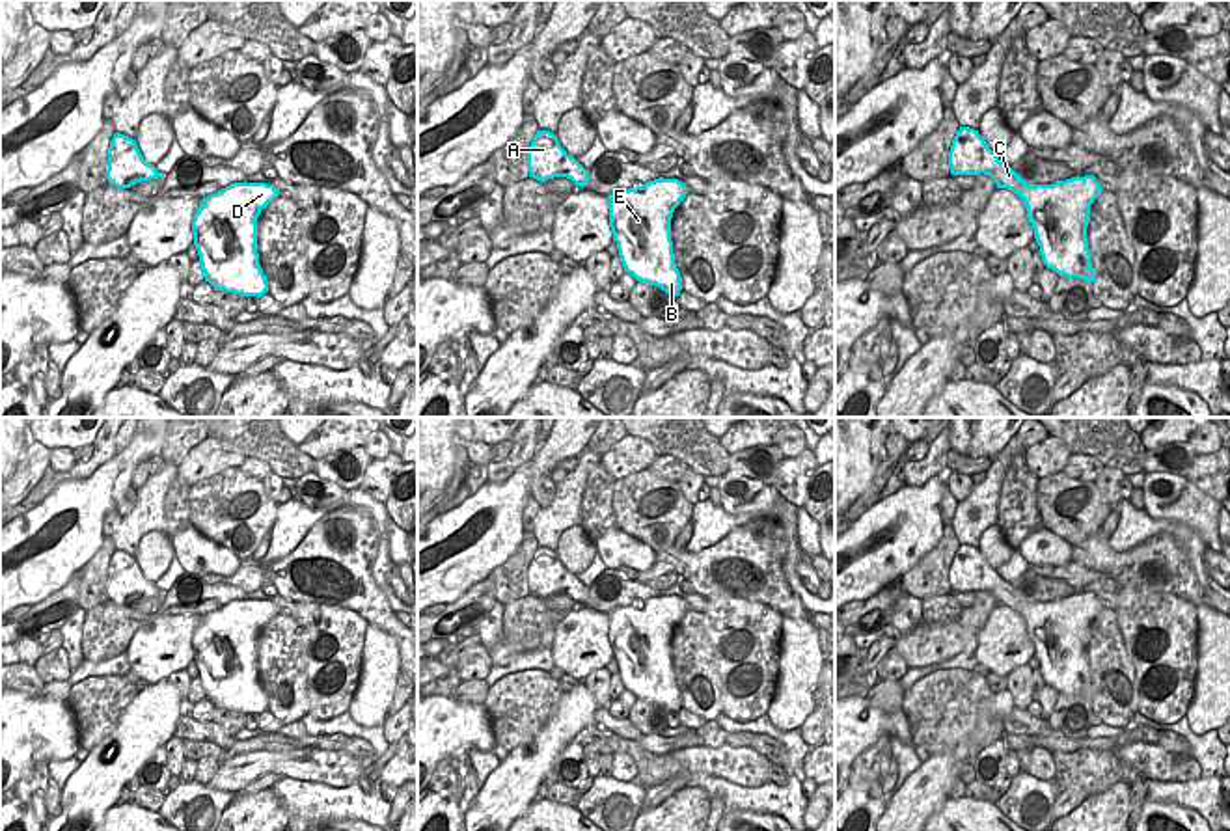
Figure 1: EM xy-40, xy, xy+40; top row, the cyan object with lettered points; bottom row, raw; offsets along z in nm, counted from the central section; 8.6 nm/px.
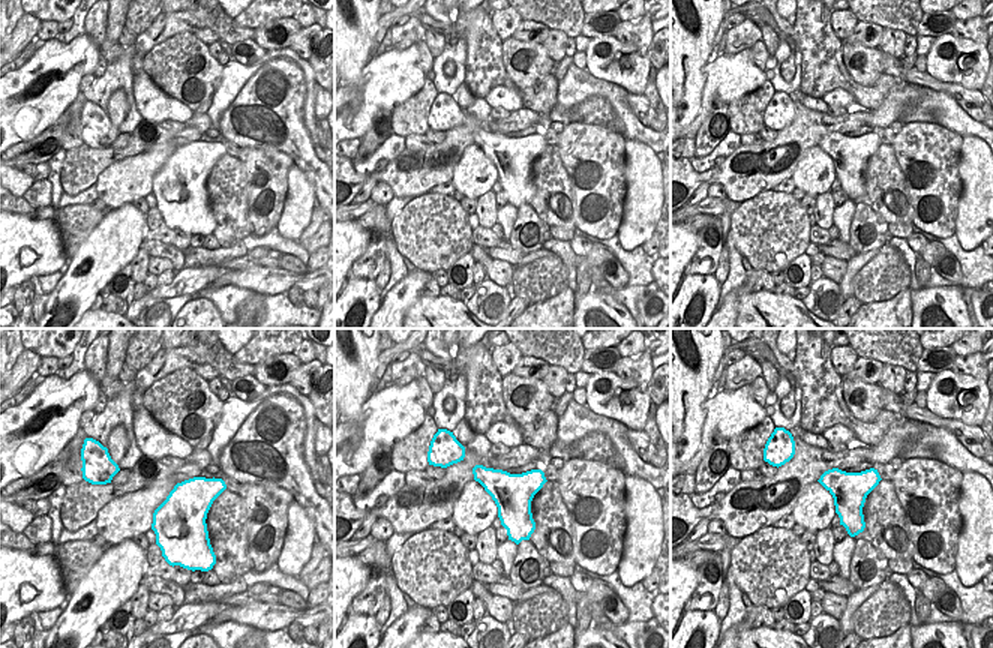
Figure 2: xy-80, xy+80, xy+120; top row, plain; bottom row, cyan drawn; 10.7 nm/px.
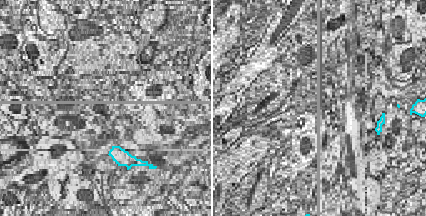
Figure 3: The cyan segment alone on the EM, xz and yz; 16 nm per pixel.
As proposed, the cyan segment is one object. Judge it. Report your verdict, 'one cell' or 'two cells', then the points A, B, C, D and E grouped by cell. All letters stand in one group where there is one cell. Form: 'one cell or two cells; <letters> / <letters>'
one cell; A B C D E

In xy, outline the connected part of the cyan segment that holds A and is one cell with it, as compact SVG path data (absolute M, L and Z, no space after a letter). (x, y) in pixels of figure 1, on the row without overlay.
M537 548L527 568L529 594L544 600L554 594L567 594L576 604L587 604L589 587L570 574L550 548Z

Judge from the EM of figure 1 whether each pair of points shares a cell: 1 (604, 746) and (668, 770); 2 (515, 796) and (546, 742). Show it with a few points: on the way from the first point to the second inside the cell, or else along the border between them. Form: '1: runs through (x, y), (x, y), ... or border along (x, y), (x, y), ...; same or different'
1: runs through (619, 746), (632, 748), (653, 768); same
2: runs through (515, 783), (543, 755); same

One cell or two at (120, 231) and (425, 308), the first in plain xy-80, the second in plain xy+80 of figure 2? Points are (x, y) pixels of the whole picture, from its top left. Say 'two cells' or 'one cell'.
two cells

